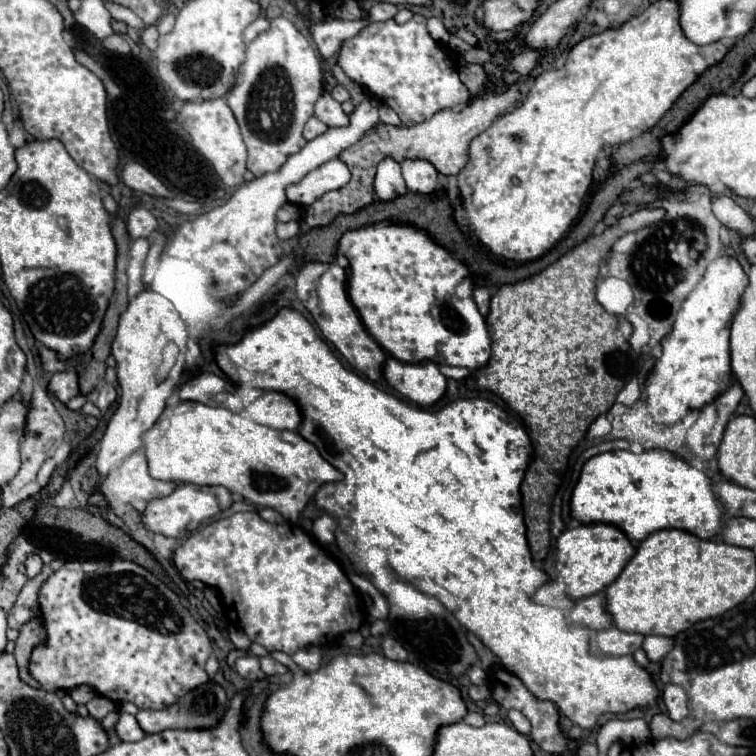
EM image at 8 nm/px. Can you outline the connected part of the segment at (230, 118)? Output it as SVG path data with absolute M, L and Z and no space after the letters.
M204 100L204 102L186 102L178 114L182 126L192 136L194 148L210 160L216 174L222 178L226 186L240 186L244 182L246 172L246 144L242 140L238 122L228 108L226 100Z

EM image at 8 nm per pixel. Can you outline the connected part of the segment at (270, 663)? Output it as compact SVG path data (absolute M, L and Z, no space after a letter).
M264 656L260 658L260 666L262 666L262 672L266 676L276 676L276 674L284 674L288 672L288 668L284 668L280 662L276 662L272 656Z

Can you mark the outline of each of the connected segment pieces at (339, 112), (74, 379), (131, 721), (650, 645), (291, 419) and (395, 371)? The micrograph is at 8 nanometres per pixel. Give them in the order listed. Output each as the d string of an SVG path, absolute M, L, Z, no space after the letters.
M324 92L314 104L314 116L322 120L326 126L348 126L348 116L344 114L340 102L336 102L328 92Z
M56 372L48 382L48 392L54 394L60 402L68 402L78 394L78 376L76 372Z
M120 714L116 722L116 734L122 742L136 742L144 738L144 730L138 726L136 718L132 714Z
M646 636L642 648L644 648L644 652L646 652L646 656L648 656L650 662L658 662L658 660L662 660L664 654L668 654L668 652L672 650L672 644L674 644L672 638L664 638L664 636Z
M264 392L248 406L246 414L250 420L274 430L296 432L300 426L300 410L296 402L282 392Z
M388 356L382 374L392 388L418 406L432 406L446 390L446 378L434 362L406 364Z

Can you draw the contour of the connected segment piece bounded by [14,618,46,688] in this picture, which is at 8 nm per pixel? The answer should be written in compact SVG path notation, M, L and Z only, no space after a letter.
M32 618L30 622L26 622L26 624L20 628L20 636L18 636L18 640L16 640L14 656L16 656L16 662L18 662L20 678L22 678L28 686L34 686L34 688L40 688L40 684L30 676L30 672L28 672L28 662L30 662L32 648L34 648L36 644L42 644L44 640L46 640L46 628L44 628L42 618Z

